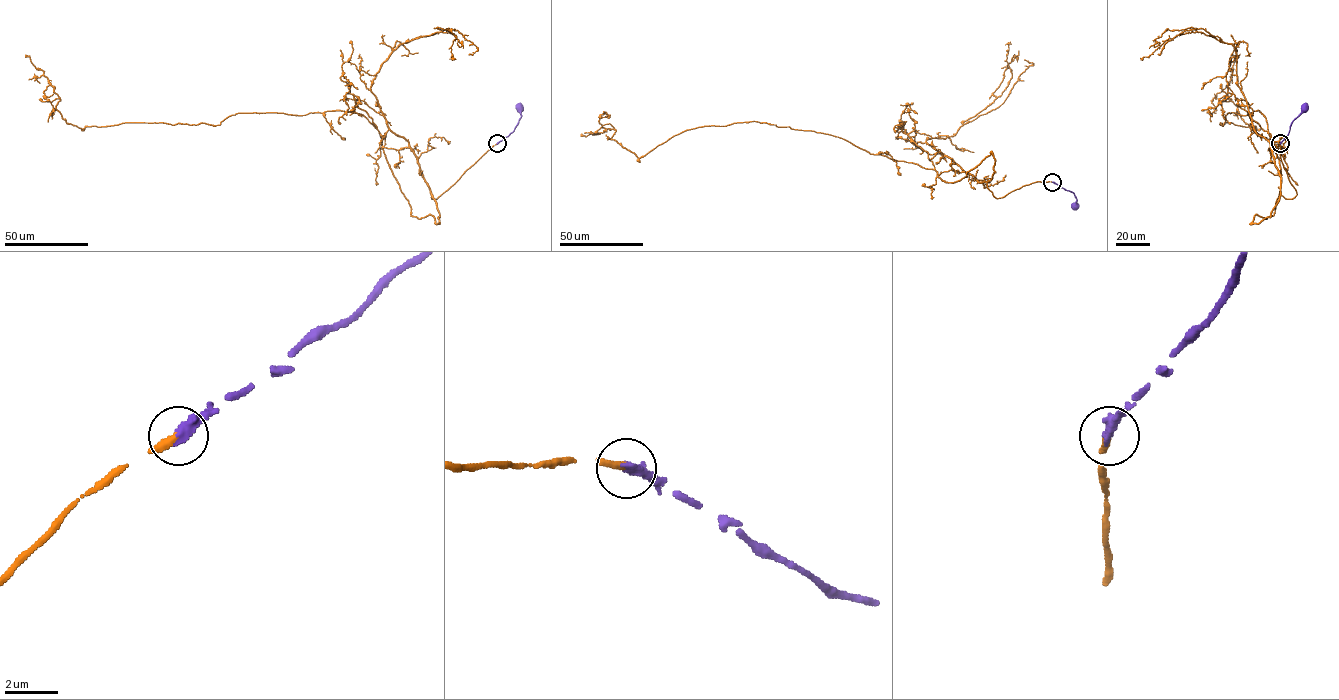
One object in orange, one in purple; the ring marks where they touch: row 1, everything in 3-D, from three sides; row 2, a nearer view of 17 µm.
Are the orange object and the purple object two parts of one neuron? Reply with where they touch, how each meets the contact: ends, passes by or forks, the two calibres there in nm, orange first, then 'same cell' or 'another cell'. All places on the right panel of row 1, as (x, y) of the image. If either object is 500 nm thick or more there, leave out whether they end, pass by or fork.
(1280, 143) | orange ends | purple ends | 280/400 nm | same cell

